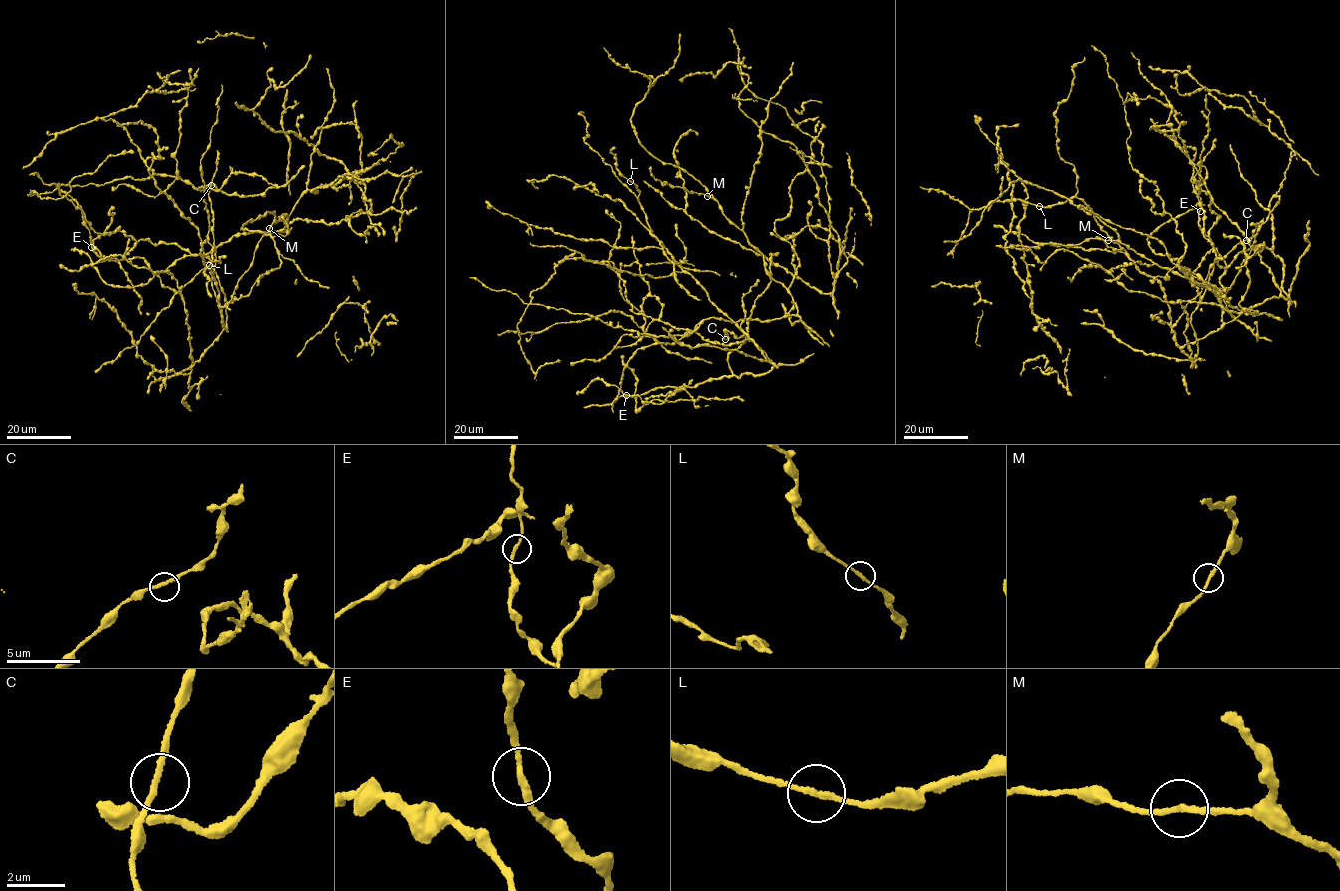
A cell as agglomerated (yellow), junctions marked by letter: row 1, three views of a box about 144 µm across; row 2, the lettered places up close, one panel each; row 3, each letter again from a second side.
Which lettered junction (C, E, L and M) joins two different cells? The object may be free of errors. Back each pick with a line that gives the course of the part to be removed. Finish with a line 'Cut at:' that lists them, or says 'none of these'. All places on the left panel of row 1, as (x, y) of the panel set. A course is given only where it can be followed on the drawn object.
Cut at: none of these

